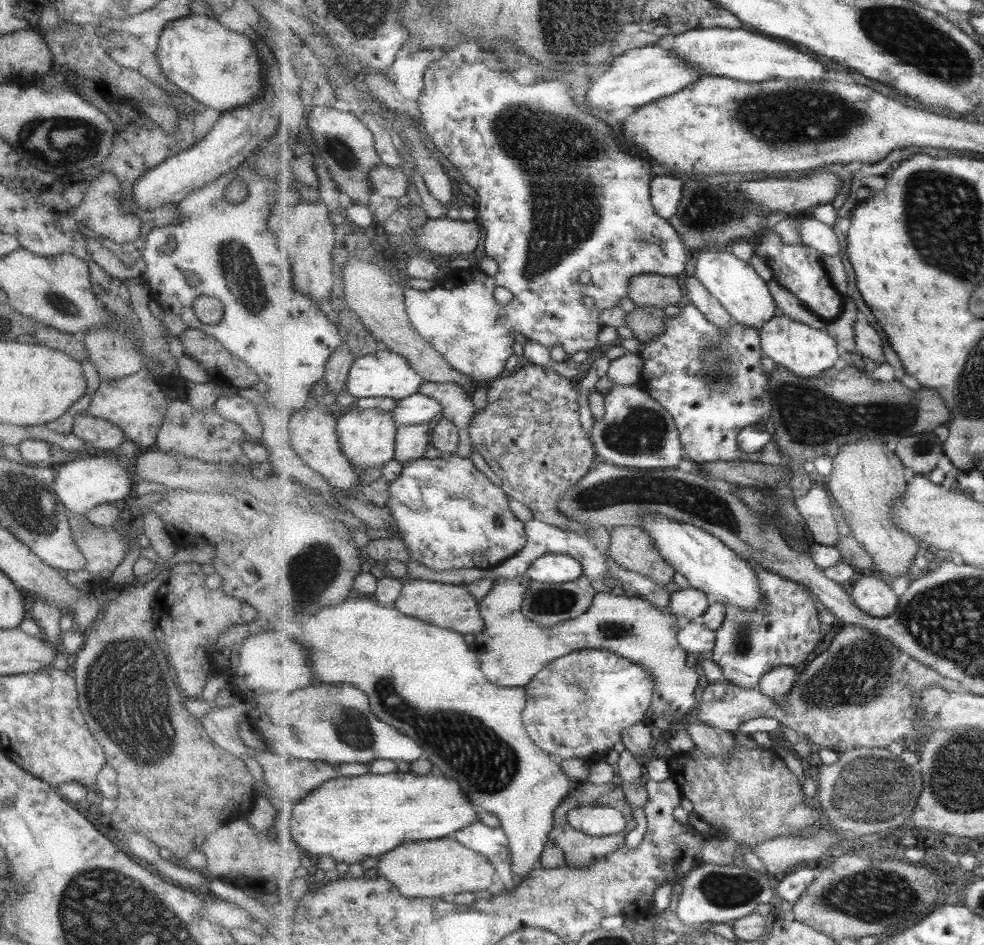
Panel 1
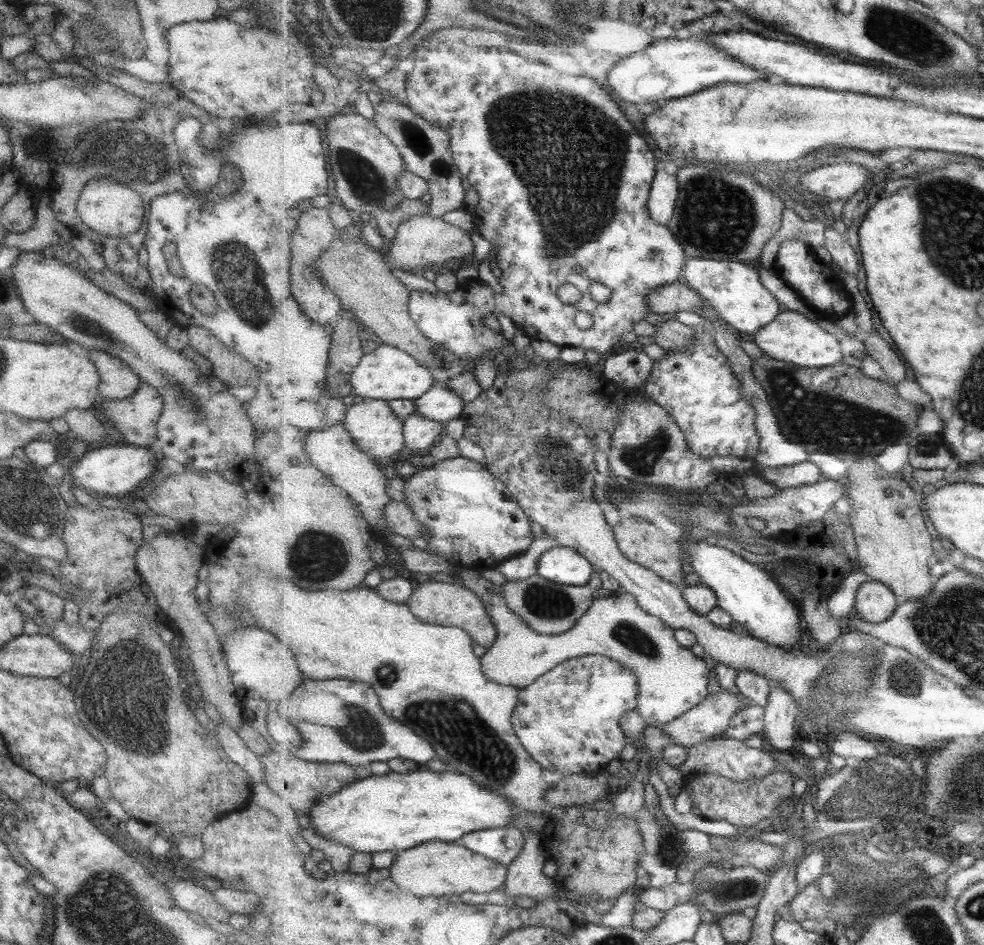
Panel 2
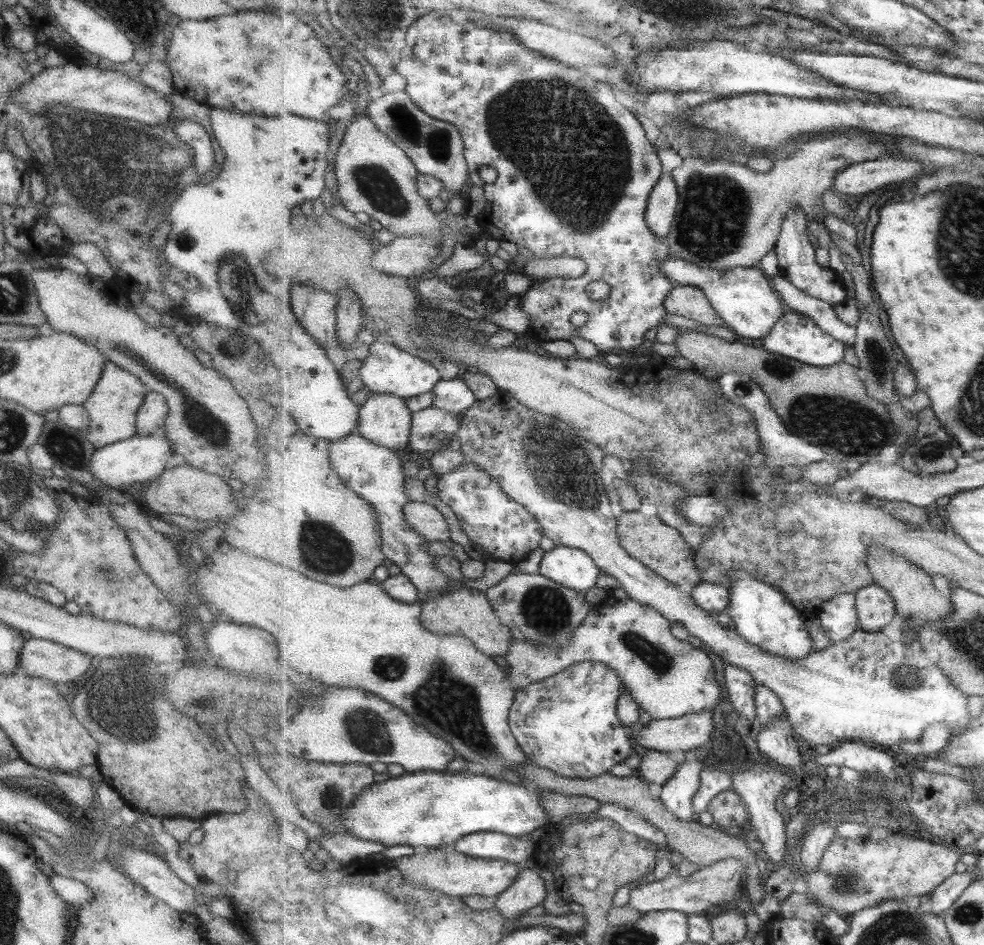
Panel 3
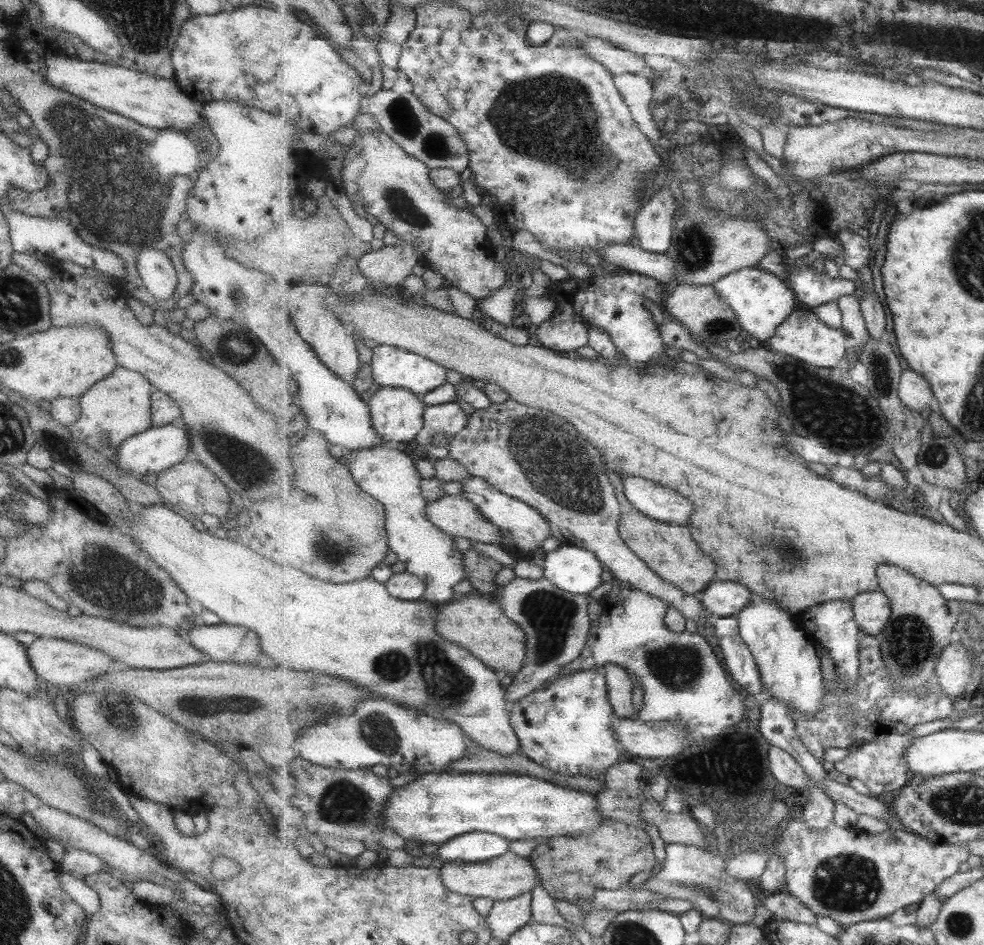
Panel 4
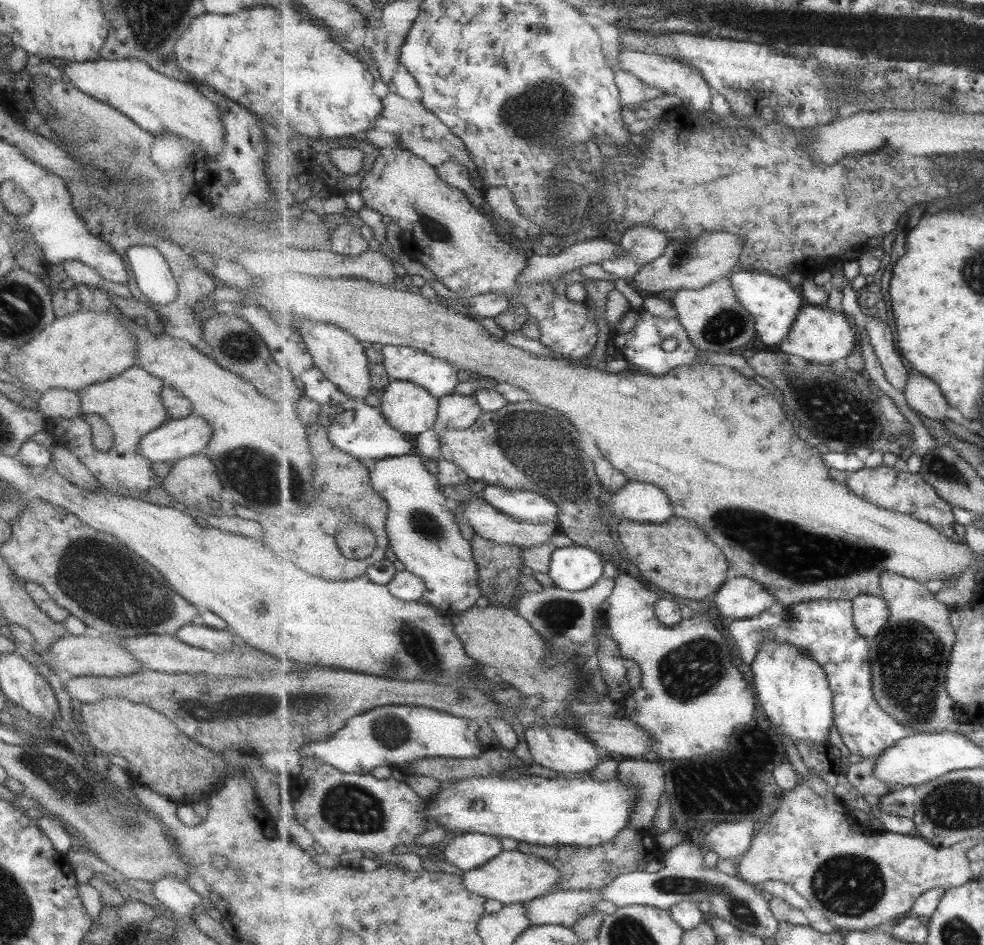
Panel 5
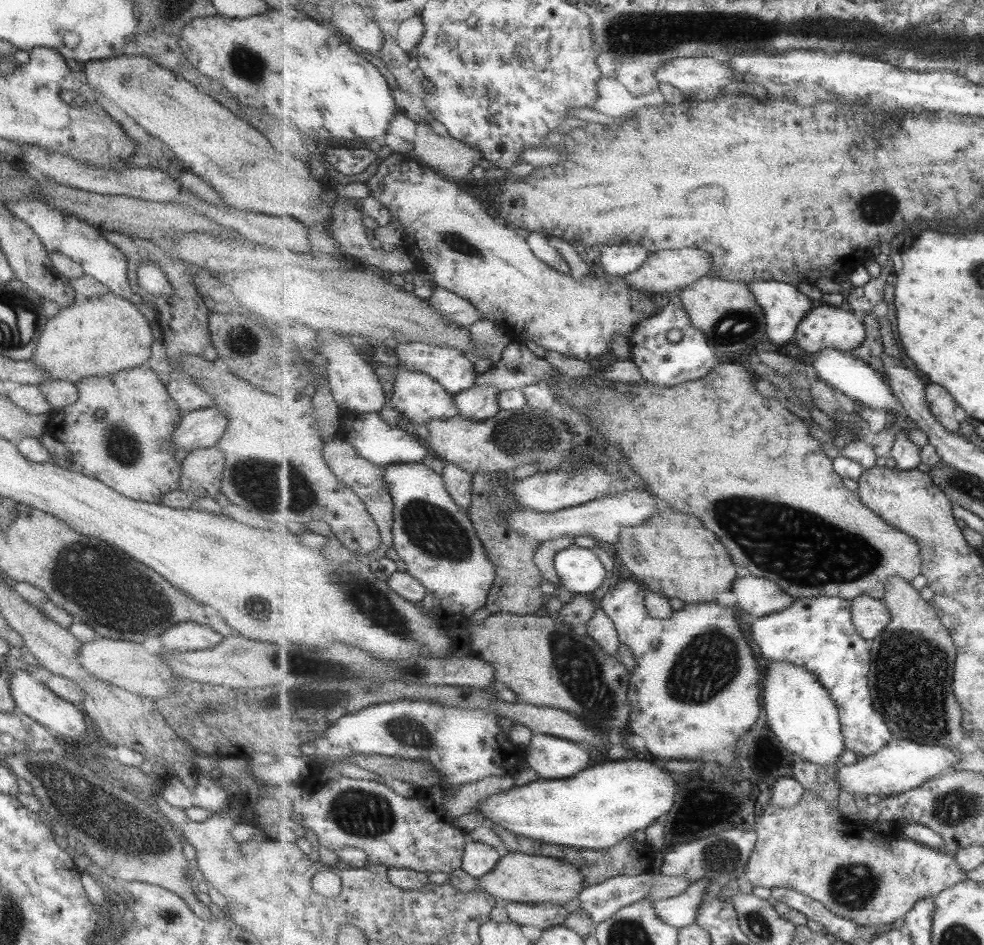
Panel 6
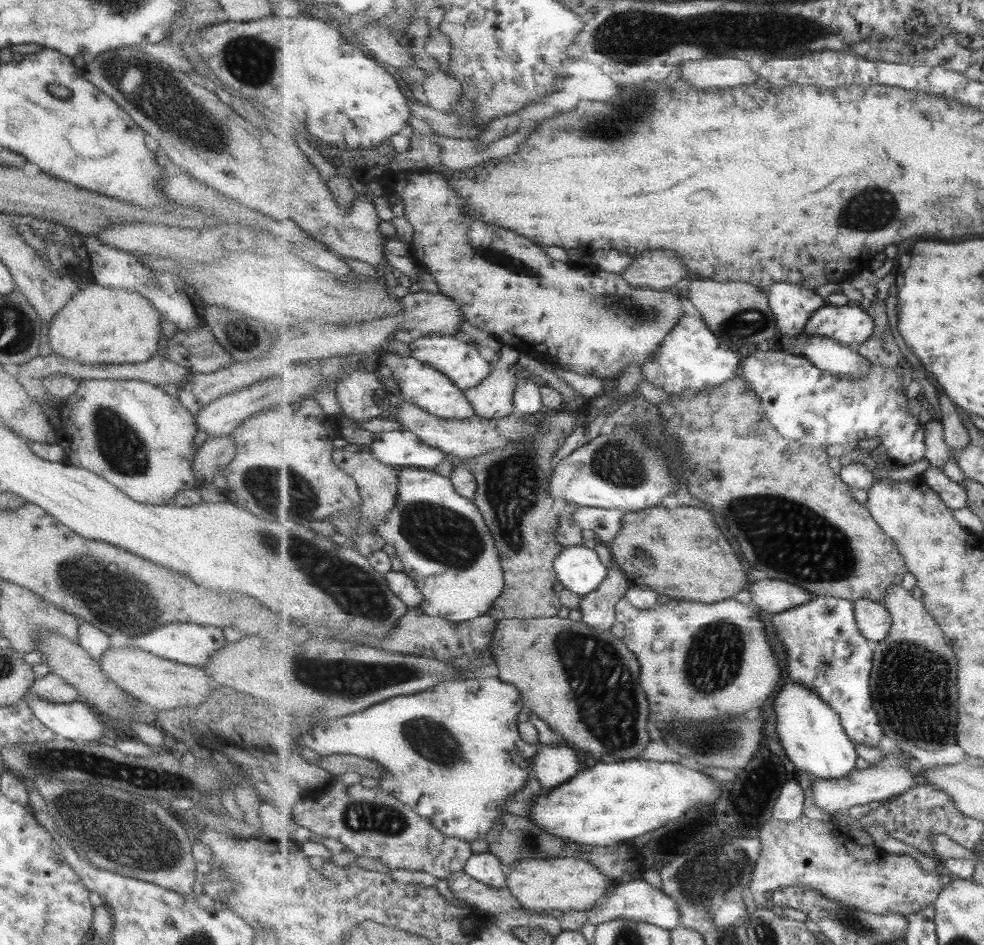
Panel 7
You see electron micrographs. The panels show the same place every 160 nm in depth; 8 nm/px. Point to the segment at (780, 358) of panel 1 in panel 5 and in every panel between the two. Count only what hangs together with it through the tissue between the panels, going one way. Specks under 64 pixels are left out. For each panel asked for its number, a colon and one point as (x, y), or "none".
2: (792, 336)
3: (797, 336)
4: (804, 335)
5: (819, 334)

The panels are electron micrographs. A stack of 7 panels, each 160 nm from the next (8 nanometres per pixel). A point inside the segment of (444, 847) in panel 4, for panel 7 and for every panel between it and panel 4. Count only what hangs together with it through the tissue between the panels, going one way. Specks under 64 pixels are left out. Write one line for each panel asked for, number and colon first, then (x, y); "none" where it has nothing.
5: (467, 851)
6: (479, 859)
7: (487, 868)

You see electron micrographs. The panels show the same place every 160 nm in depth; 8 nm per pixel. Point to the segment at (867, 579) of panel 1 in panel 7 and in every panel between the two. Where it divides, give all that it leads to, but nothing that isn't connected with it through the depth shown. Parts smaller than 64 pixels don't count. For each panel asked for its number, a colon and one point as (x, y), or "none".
2: (875, 602)
3: (876, 607)
4: (873, 609)
5: (871, 613)
6: (871, 616)
7: (874, 620)

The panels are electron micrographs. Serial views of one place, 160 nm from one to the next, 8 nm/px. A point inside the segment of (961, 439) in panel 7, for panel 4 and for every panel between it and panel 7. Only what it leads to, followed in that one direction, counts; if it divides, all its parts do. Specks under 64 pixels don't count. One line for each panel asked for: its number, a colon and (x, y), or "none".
4: (915, 393)
5: (925, 397)
6: (943, 405)

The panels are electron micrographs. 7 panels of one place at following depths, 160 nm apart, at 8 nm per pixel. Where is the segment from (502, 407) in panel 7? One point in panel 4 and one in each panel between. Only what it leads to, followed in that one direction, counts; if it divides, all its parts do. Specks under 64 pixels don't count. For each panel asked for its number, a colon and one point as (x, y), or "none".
4: (444, 422)
5: (457, 412)
6: (481, 403)

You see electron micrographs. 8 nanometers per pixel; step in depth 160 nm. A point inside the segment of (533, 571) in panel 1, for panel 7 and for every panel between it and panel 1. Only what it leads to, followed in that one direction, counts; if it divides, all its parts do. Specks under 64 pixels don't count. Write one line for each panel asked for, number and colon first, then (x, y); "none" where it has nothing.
2: (565, 565)
3: (572, 567)
4: (574, 569)
5: (574, 568)
6: (580, 571)
7: (579, 569)

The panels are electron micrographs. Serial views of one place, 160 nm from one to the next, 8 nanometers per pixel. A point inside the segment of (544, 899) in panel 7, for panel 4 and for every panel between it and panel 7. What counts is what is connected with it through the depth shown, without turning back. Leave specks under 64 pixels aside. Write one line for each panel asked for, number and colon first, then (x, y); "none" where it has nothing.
4: (509, 876)
5: (513, 877)
6: (518, 877)

